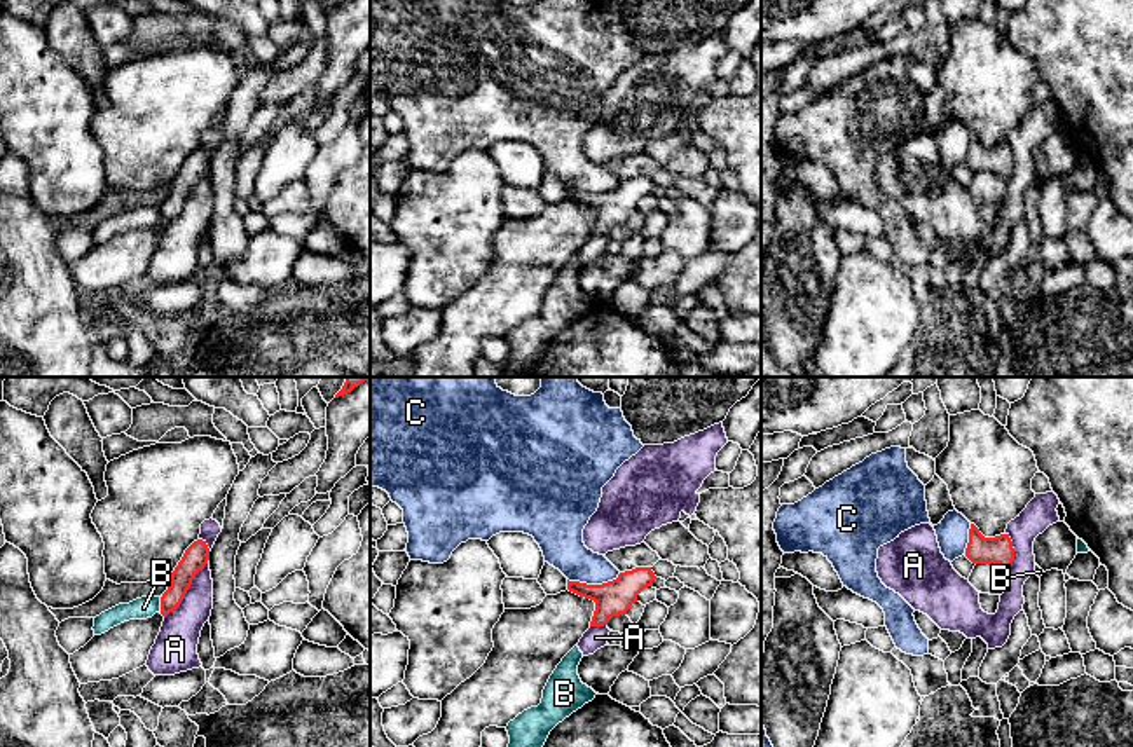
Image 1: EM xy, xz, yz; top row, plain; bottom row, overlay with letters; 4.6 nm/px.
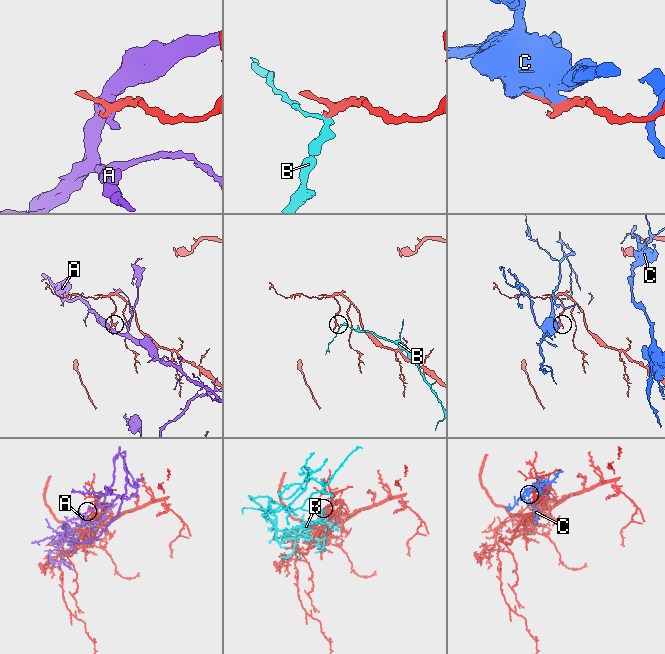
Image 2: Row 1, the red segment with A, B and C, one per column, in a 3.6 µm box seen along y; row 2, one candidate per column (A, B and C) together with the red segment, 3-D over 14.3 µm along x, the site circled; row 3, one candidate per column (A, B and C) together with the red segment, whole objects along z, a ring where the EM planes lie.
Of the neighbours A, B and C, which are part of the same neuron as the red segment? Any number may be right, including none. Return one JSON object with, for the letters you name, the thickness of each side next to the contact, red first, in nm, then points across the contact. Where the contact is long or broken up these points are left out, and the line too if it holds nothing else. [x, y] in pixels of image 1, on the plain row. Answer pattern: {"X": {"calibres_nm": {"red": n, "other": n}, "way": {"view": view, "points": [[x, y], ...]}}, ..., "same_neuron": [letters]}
{"same_neuron": []}

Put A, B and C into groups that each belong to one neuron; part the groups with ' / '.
A / B / C

